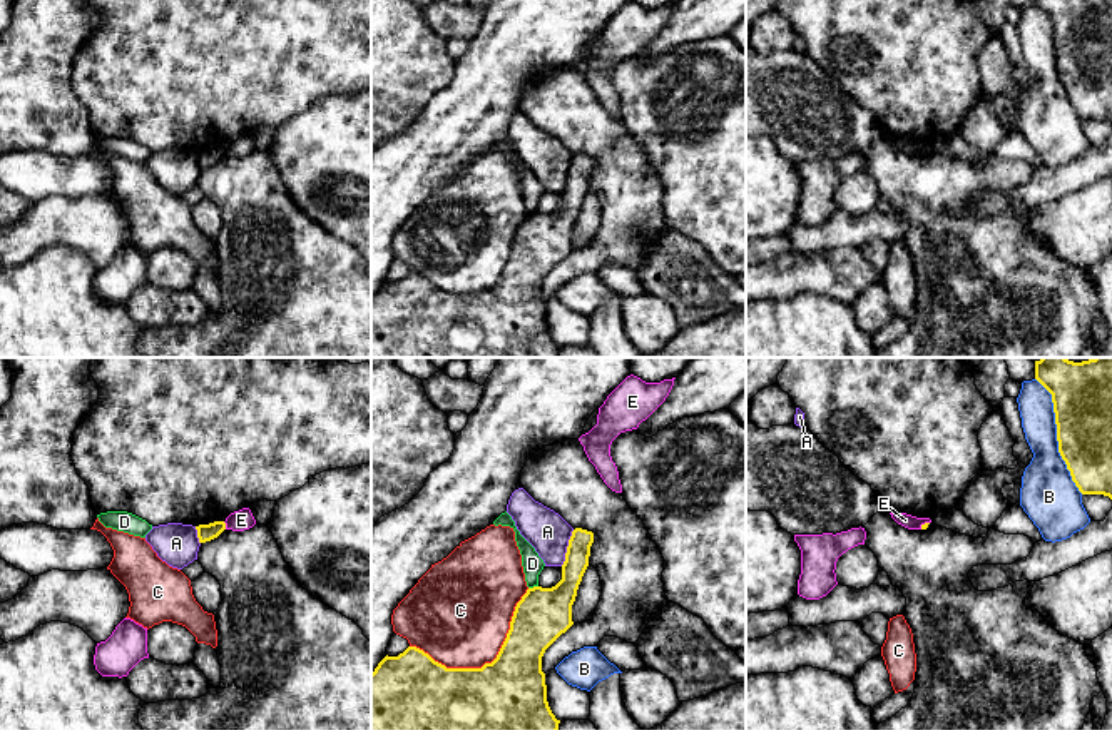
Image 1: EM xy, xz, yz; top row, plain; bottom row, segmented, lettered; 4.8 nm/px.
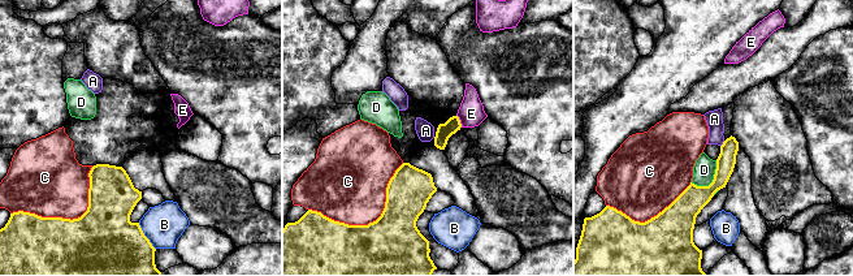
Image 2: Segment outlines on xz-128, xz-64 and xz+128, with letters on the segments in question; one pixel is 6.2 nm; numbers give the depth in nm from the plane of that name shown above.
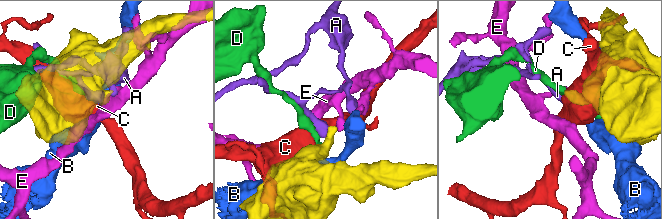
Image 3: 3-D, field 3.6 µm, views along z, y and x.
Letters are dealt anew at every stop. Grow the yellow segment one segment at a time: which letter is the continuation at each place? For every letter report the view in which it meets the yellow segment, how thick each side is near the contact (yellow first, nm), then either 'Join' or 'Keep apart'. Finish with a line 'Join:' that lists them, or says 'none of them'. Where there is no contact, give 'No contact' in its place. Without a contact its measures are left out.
A: Touches yellow in xz. Thickness 140 nm (yellow) against 200 nm. Keep apart
B: Touches yellow in yz. Thickness 280 nm (yellow) against 240 nm. Keep apart
C: Touches yellow in xz. Thickness 480 nm (yellow) against 460 nm. Keep apart
D: Touches yellow in xz. Thickness 260 nm (yellow) against 100 nm. Keep apart
E: Touches yellow in xy. Thickness 80 nm (yellow) against 100 nm. Keep apart
Join: none of them

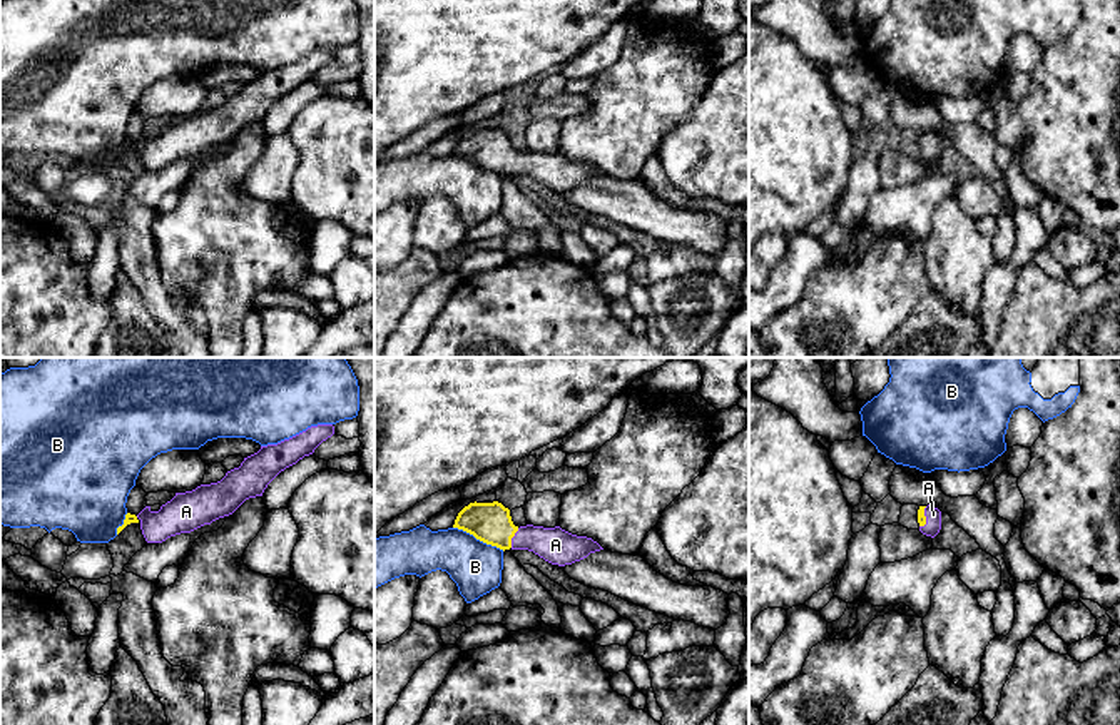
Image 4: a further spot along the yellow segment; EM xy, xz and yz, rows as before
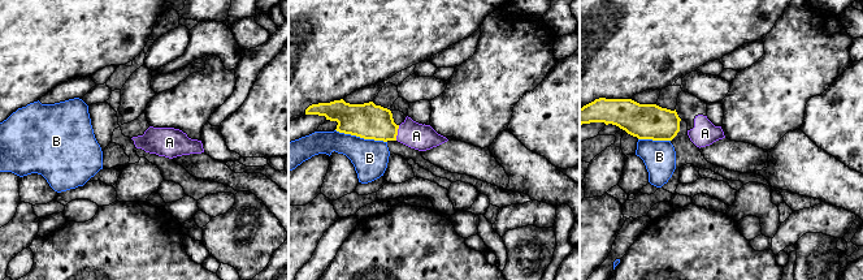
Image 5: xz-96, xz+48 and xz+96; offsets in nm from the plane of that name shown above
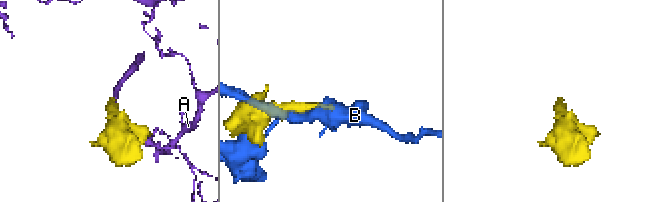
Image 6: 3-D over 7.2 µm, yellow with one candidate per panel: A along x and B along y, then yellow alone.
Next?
A: Touches yellow in xz. Thickness 190 nm (yellow) against 170 nm. Join
B: Touches yellow in xz. Thickness 190 nm (yellow) against 240 nm. Keep apart
Join: A

